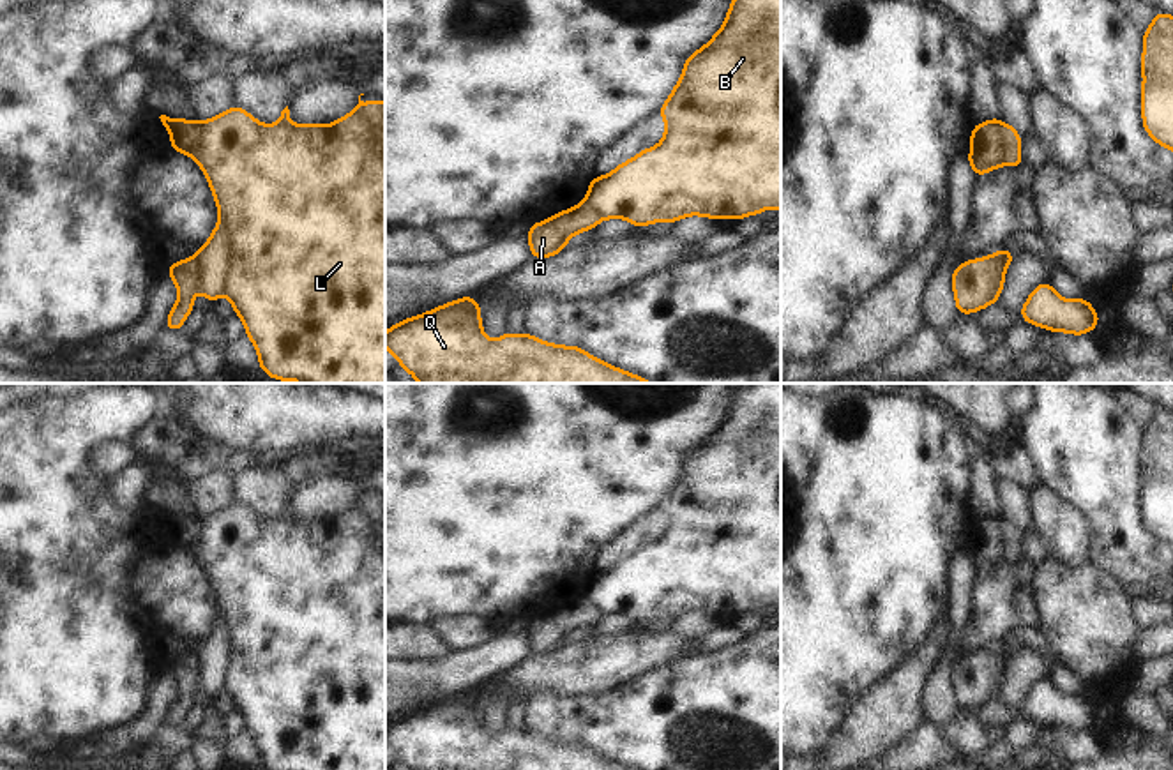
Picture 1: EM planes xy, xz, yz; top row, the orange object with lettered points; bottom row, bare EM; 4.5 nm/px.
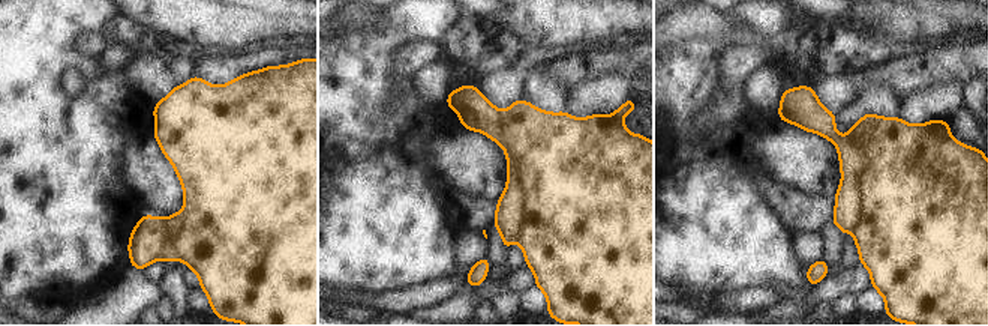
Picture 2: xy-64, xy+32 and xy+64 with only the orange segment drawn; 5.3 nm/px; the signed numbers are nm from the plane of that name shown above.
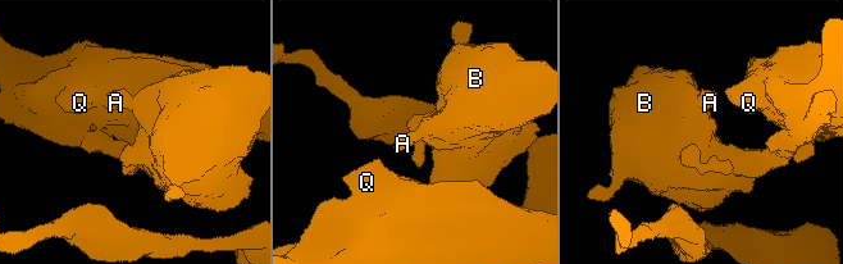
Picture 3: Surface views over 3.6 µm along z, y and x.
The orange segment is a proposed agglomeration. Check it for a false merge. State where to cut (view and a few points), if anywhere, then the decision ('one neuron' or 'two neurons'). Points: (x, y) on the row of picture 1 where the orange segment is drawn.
xy (219, 219), (230, 239), (230, 265), (225, 272), (223, 292) | two neurons

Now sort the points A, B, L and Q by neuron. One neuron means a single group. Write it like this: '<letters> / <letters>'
A / B L Q

